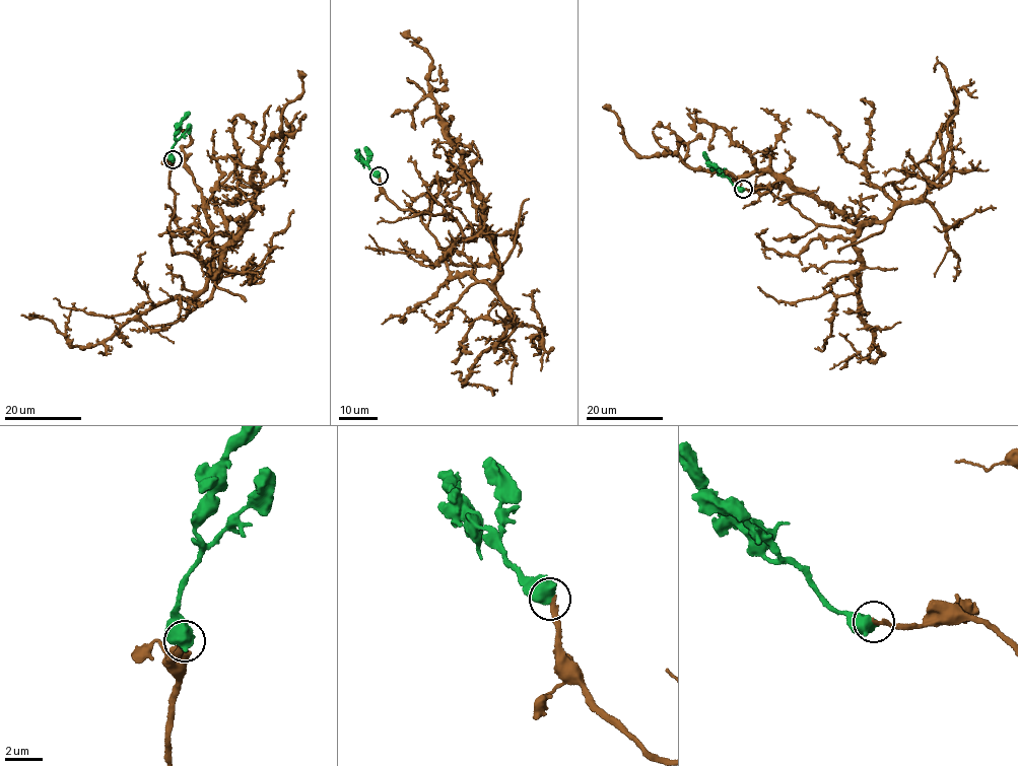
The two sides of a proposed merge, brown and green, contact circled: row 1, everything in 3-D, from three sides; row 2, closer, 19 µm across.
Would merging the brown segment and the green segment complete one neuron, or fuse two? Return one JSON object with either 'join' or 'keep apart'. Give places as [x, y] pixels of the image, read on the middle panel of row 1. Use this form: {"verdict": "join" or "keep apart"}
{"verdict": "join"}

